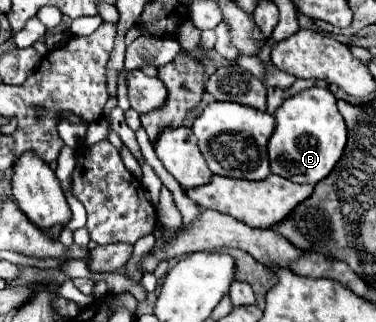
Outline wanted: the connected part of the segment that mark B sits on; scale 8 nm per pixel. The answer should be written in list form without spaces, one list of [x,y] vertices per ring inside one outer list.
[[[306,88],[282,102],[274,112],[276,128],[268,140],[270,170],[298,184],[320,182],[342,156],[346,144],[346,124],[336,108],[336,98],[328,88]]]

